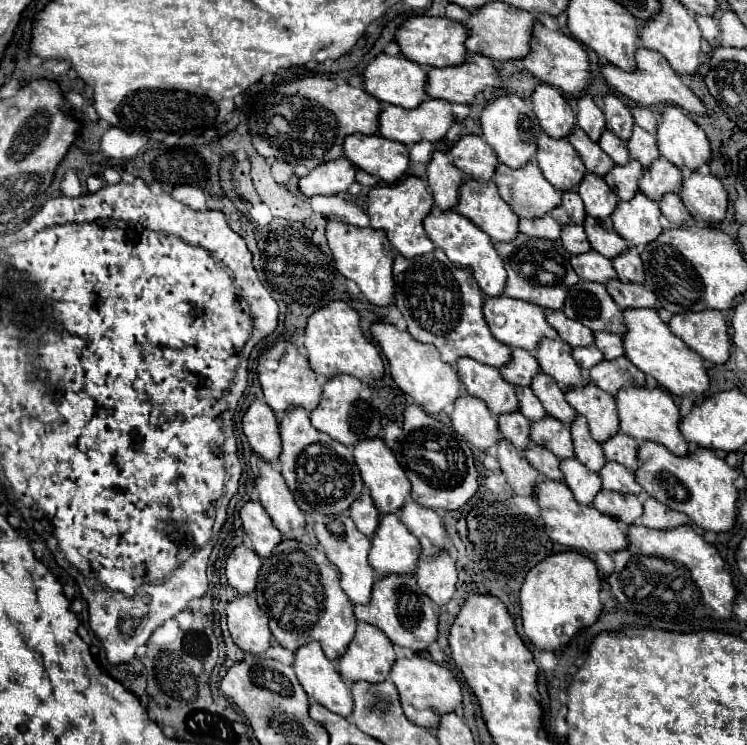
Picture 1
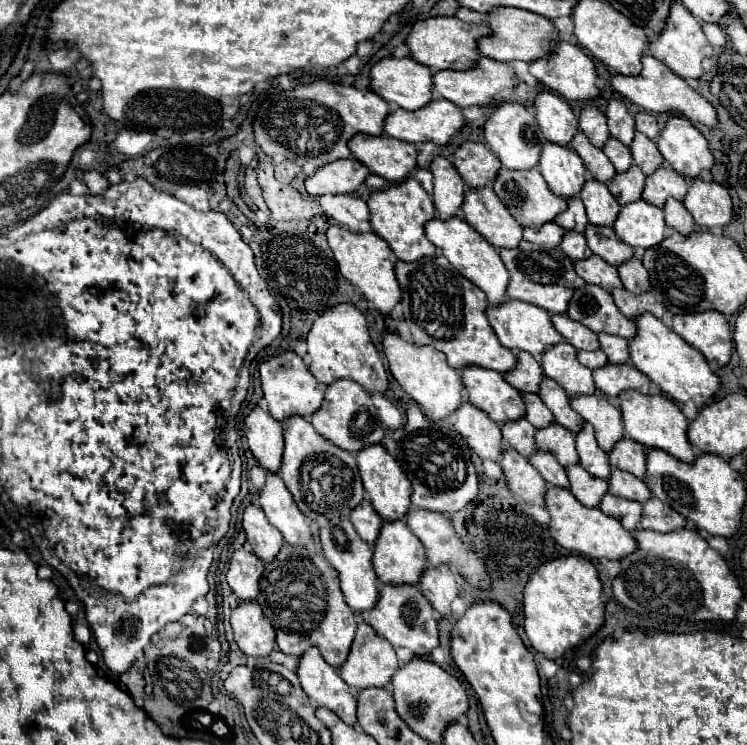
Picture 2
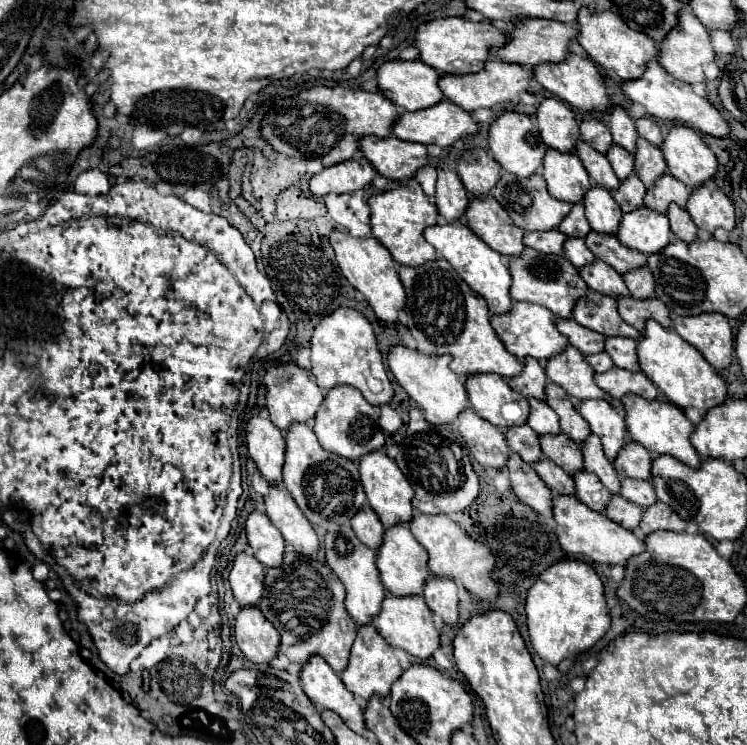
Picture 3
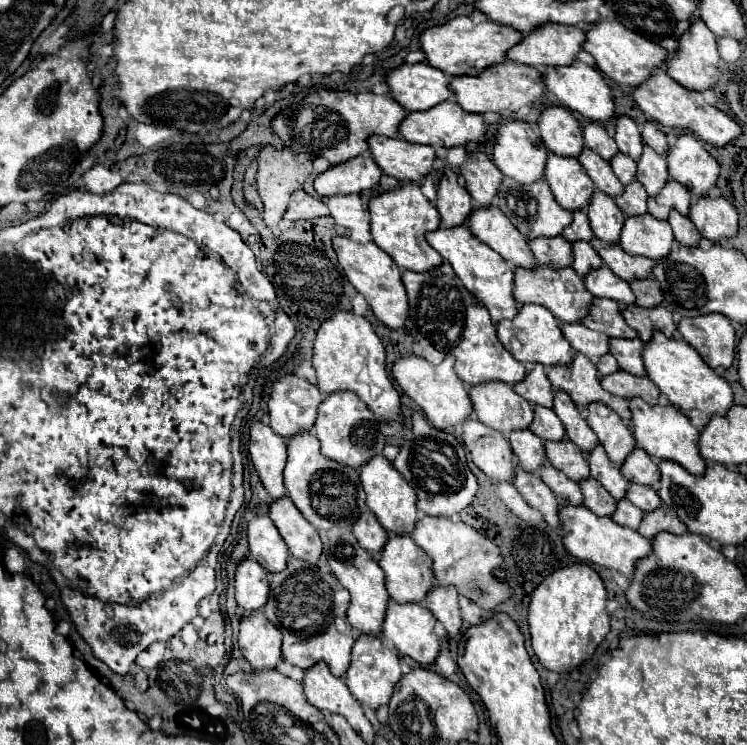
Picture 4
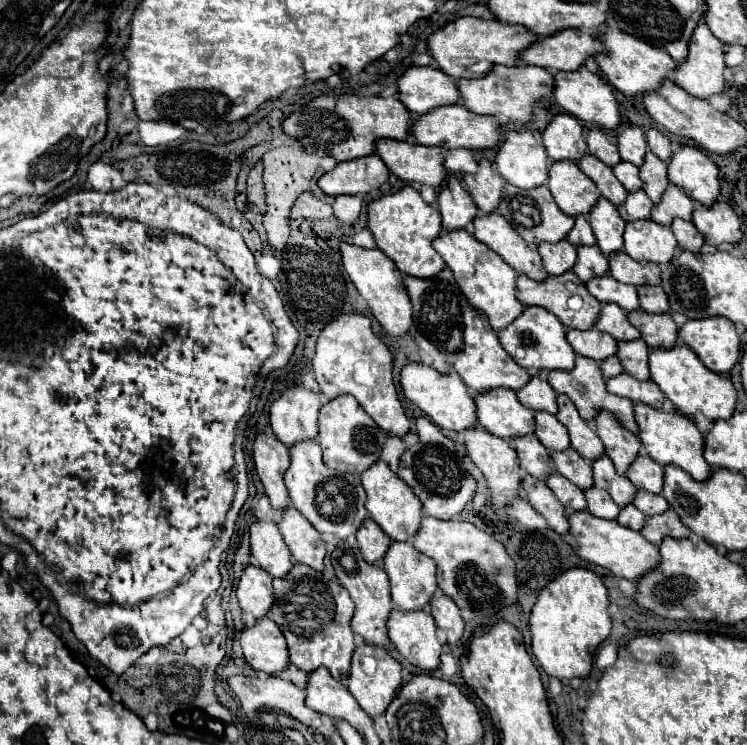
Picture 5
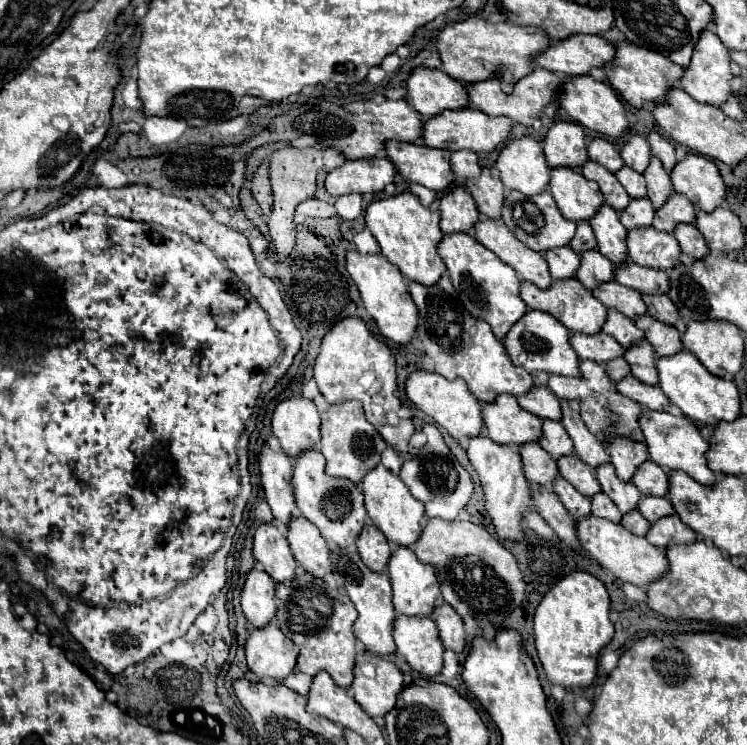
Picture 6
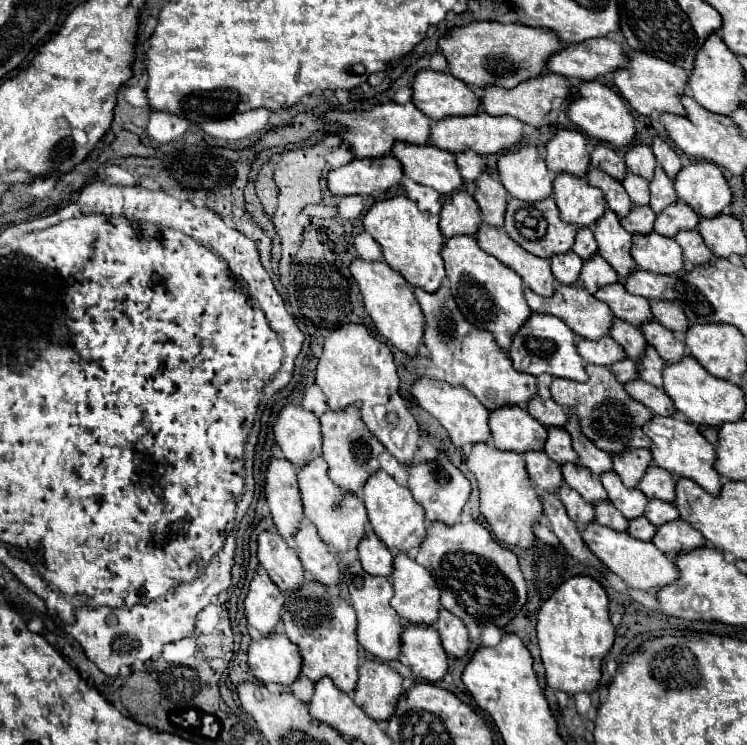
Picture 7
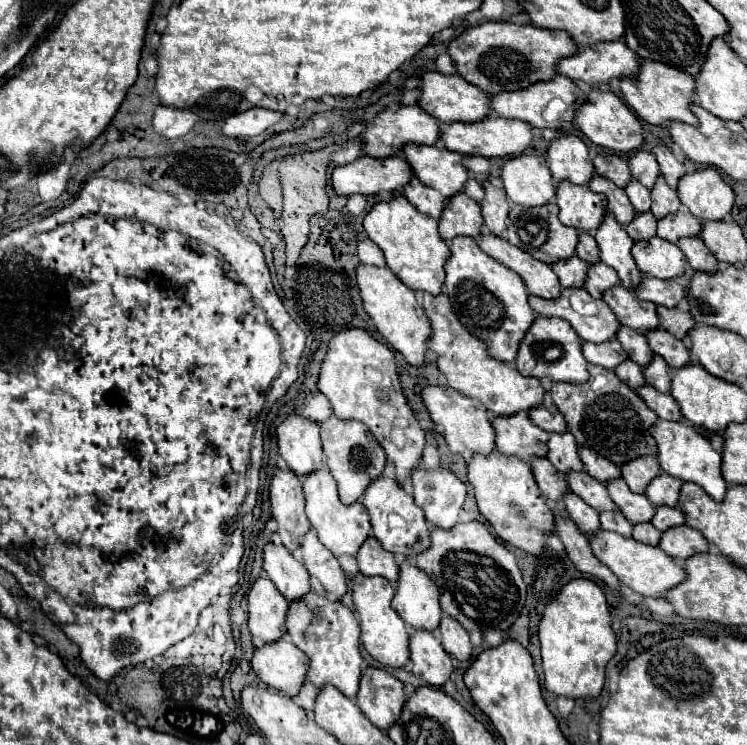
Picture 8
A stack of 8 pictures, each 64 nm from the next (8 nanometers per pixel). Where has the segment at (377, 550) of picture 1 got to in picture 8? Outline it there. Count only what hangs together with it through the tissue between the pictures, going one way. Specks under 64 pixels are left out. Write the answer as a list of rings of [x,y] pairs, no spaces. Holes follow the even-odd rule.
[[[404,560],[400,564],[396,596],[392,600],[392,608],[400,614],[400,618],[414,630],[434,632],[442,618],[438,600],[440,592],[432,578],[412,562]]]

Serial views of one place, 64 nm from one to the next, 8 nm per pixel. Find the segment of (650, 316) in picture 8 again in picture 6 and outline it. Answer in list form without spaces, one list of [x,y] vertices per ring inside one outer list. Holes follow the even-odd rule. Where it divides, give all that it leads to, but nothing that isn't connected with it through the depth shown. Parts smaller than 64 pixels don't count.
[[[616,280],[610,282],[602,282],[592,290],[594,298],[598,298],[606,308],[616,308],[622,314],[626,314],[628,318],[640,316],[642,312],[646,312],[646,306],[640,298],[640,292],[634,288],[626,288],[622,284],[618,284]]]

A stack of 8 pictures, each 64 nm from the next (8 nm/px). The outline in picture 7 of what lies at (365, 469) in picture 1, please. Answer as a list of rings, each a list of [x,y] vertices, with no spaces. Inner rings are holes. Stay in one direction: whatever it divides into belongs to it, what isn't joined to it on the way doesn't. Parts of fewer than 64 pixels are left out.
[[[386,470],[374,472],[370,480],[366,480],[364,490],[362,490],[362,500],[368,510],[370,524],[378,538],[392,550],[396,552],[410,552],[418,548],[426,536],[426,518],[424,518],[424,508],[412,500],[412,494],[408,488],[400,486]]]

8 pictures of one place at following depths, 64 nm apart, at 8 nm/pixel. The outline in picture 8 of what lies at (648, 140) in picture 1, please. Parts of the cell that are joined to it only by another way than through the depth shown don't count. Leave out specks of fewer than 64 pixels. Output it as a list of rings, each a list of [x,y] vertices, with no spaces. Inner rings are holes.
[[[658,176],[654,188],[652,188],[652,214],[660,220],[662,216],[670,214],[670,212],[678,212],[680,210],[680,200],[676,190],[672,190],[666,180],[662,180],[662,176]]]

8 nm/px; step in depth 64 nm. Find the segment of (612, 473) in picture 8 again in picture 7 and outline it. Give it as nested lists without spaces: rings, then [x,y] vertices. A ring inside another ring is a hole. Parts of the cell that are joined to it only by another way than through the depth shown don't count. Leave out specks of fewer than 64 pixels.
[[[574,408],[568,412],[568,420],[566,420],[566,432],[570,432],[572,436],[572,444],[574,444],[574,450],[578,452],[578,460],[582,466],[586,466],[594,476],[600,476],[602,472],[608,472],[612,470],[612,460],[610,456],[596,448],[592,440],[588,440],[584,434],[582,434],[582,428],[580,428],[580,420],[574,412]]]

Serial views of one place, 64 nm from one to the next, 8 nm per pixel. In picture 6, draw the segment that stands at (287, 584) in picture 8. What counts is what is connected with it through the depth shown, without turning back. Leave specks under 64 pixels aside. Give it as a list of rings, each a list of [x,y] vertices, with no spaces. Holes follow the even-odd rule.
[[[260,524],[256,528],[254,558],[276,582],[292,580],[296,574],[296,562],[290,546],[274,524]]]

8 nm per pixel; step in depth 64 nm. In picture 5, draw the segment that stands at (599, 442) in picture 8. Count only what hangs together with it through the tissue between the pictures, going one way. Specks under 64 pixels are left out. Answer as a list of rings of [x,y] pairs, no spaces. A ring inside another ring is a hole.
[[[576,356],[576,366],[574,366],[570,372],[566,372],[566,370],[548,372],[548,382],[550,382],[550,386],[552,386],[556,392],[566,394],[566,396],[574,402],[574,406],[578,408],[578,412],[580,412],[580,416],[582,416],[584,420],[592,420],[594,414],[596,414],[596,410],[610,410],[610,412],[620,420],[620,424],[622,424],[624,428],[628,428],[628,430],[632,430],[632,432],[638,432],[638,426],[636,426],[636,422],[634,422],[634,410],[632,410],[632,404],[634,404],[634,402],[628,400],[628,398],[620,398],[620,396],[616,396],[616,394],[610,394],[610,392],[606,390],[606,386],[604,386],[604,376],[602,376],[602,372],[600,372],[600,366],[596,366],[596,360],[590,360],[590,358],[586,358],[586,356]]]

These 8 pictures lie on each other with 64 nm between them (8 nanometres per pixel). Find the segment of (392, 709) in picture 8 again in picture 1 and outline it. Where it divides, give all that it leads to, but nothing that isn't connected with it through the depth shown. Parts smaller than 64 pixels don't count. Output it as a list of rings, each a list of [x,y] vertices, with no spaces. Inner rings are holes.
[[[358,622],[352,642],[338,658],[338,672],[346,682],[382,682],[388,678],[394,660],[394,646],[386,634],[372,624]]]

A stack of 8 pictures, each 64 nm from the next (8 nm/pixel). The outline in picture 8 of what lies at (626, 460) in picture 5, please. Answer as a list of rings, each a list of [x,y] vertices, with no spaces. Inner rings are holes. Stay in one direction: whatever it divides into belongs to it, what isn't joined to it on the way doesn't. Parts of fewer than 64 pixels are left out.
[[[640,456],[630,462],[624,462],[620,466],[620,472],[632,492],[644,492],[646,484],[660,474],[660,468],[656,456]]]

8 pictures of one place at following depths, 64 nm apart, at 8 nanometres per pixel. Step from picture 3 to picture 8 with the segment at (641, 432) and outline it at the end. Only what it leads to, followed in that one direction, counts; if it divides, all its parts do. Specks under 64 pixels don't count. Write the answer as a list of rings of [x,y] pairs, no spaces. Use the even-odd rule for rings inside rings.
[[[656,420],[654,428],[650,428],[648,432],[658,442],[658,462],[666,474],[680,478],[682,482],[694,482],[702,486],[714,500],[724,498],[728,484],[720,472],[722,456],[712,448],[710,440],[706,440],[692,426],[686,426],[684,422],[670,422],[670,420]]]

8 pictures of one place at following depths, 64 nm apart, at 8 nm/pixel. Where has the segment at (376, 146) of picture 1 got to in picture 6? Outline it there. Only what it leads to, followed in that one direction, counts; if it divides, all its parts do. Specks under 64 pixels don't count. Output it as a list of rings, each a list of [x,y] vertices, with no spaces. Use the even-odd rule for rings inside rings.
[[[388,140],[384,152],[386,158],[396,166],[396,172],[408,182],[416,182],[436,192],[442,192],[454,180],[448,150]]]

